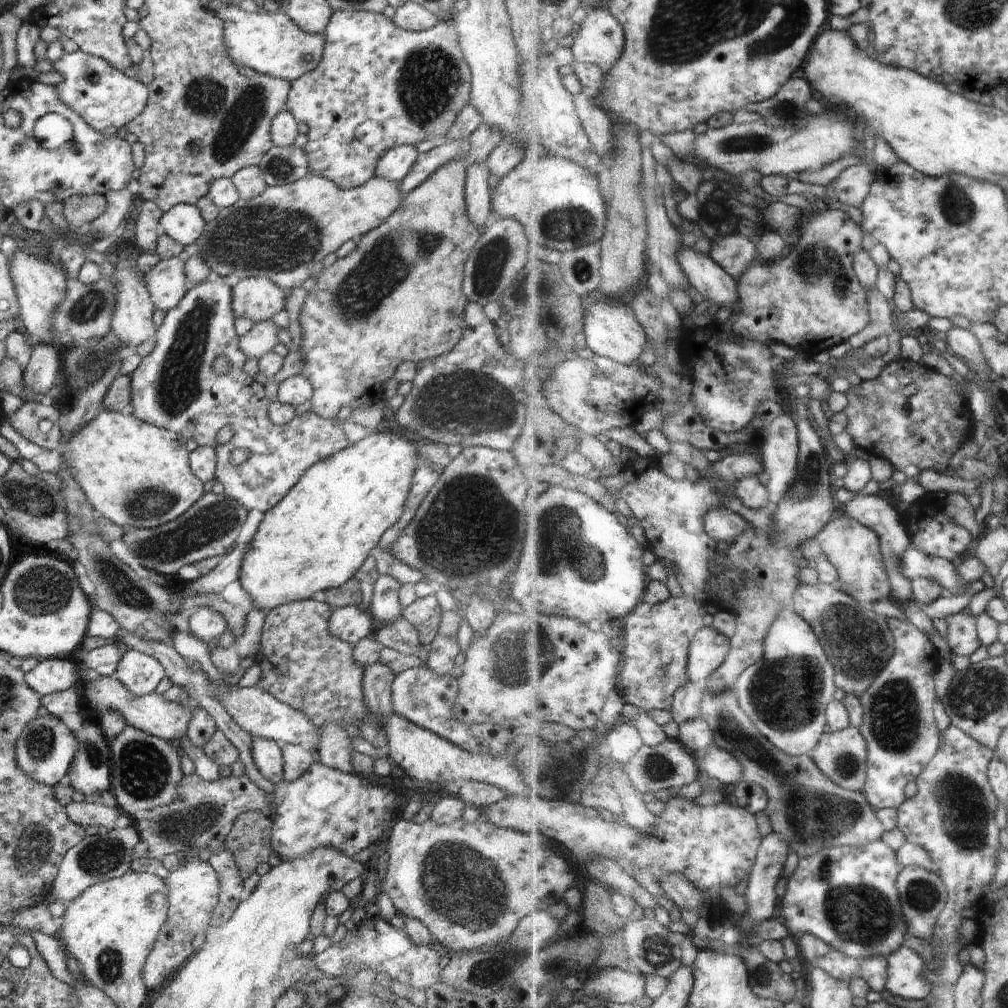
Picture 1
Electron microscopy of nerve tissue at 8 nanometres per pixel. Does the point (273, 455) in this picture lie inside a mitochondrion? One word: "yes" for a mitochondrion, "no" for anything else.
no

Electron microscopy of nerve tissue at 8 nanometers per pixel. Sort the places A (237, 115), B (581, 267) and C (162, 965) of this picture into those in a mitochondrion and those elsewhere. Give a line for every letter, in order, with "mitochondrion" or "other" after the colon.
A: mitochondrion
B: mitochondrion
C: other

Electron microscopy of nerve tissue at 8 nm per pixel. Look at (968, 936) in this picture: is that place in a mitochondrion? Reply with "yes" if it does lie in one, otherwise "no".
no

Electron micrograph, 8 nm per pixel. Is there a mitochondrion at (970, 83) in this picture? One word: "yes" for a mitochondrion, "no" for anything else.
no

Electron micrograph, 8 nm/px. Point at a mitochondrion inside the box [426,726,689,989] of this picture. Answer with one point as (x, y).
(657, 951)

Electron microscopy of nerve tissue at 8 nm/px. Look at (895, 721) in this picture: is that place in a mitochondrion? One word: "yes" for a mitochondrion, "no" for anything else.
yes

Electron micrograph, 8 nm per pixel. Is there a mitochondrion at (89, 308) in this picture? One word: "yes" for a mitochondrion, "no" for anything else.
yes

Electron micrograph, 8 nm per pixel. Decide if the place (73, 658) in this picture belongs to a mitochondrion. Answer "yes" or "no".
no

